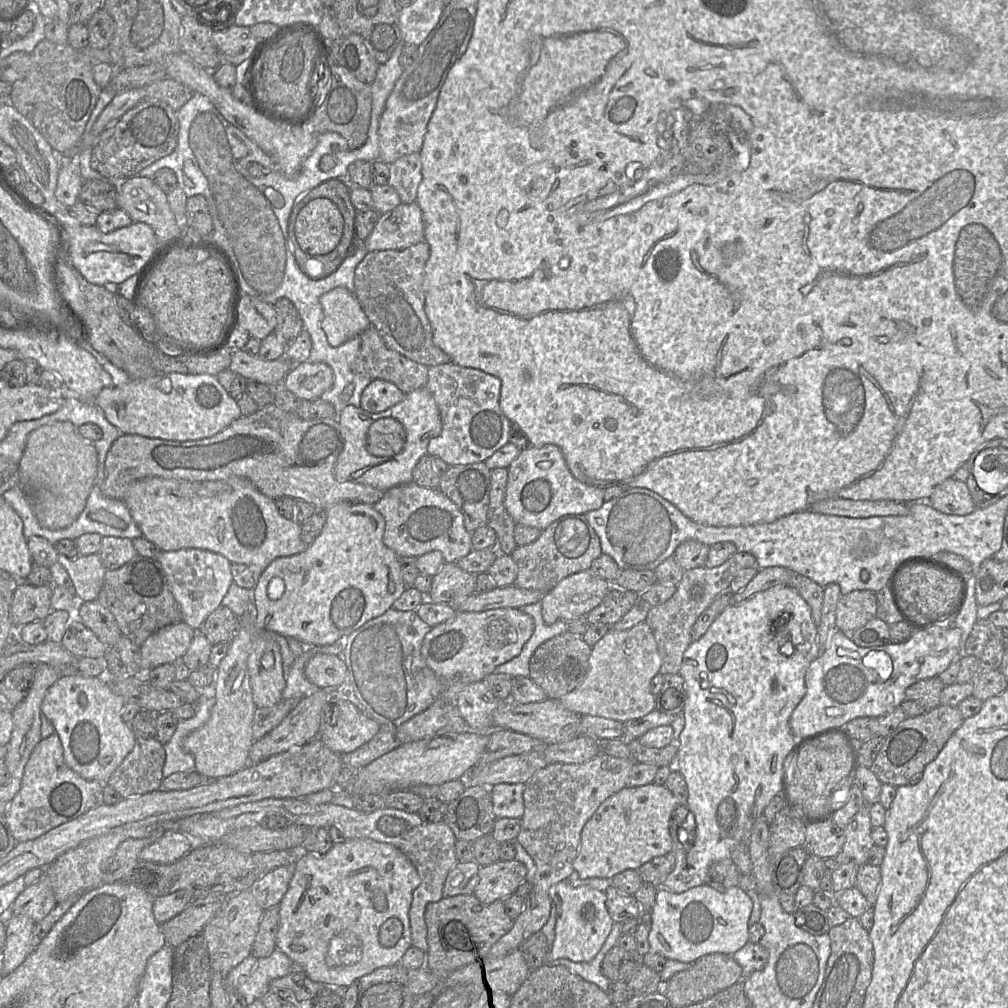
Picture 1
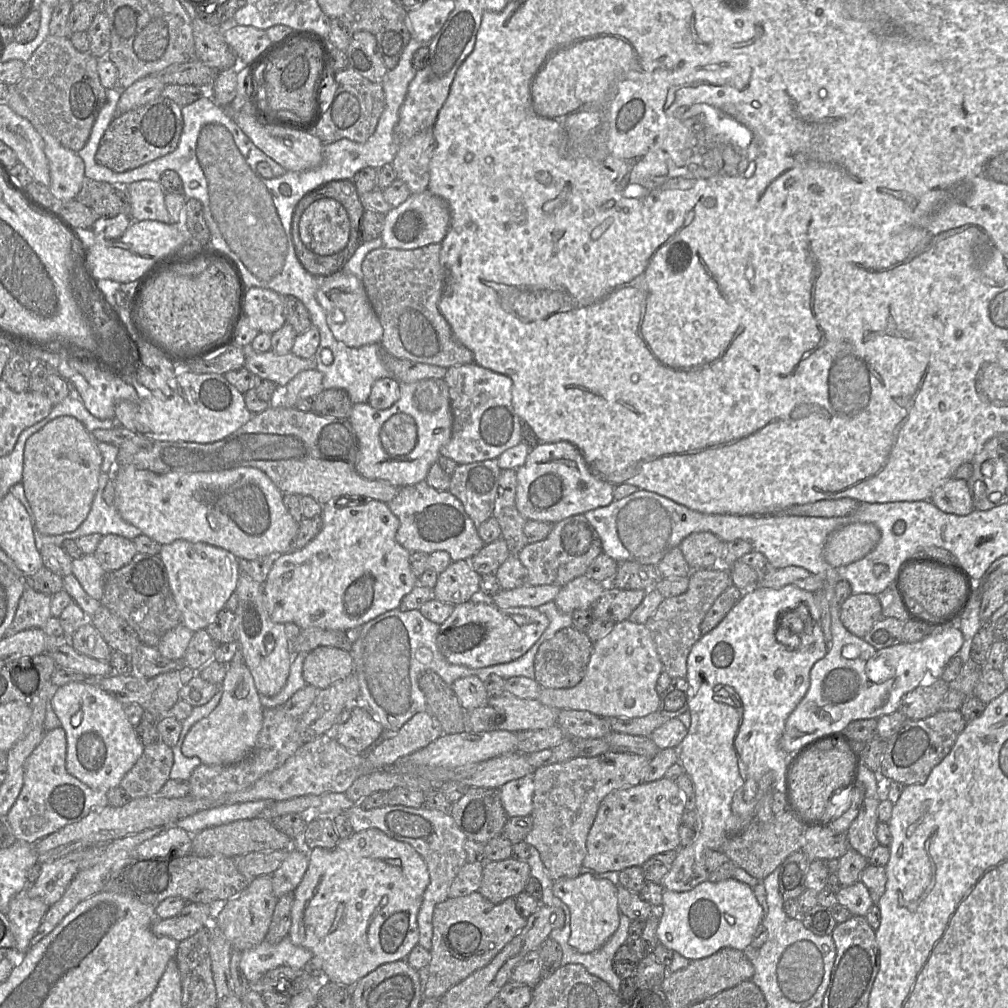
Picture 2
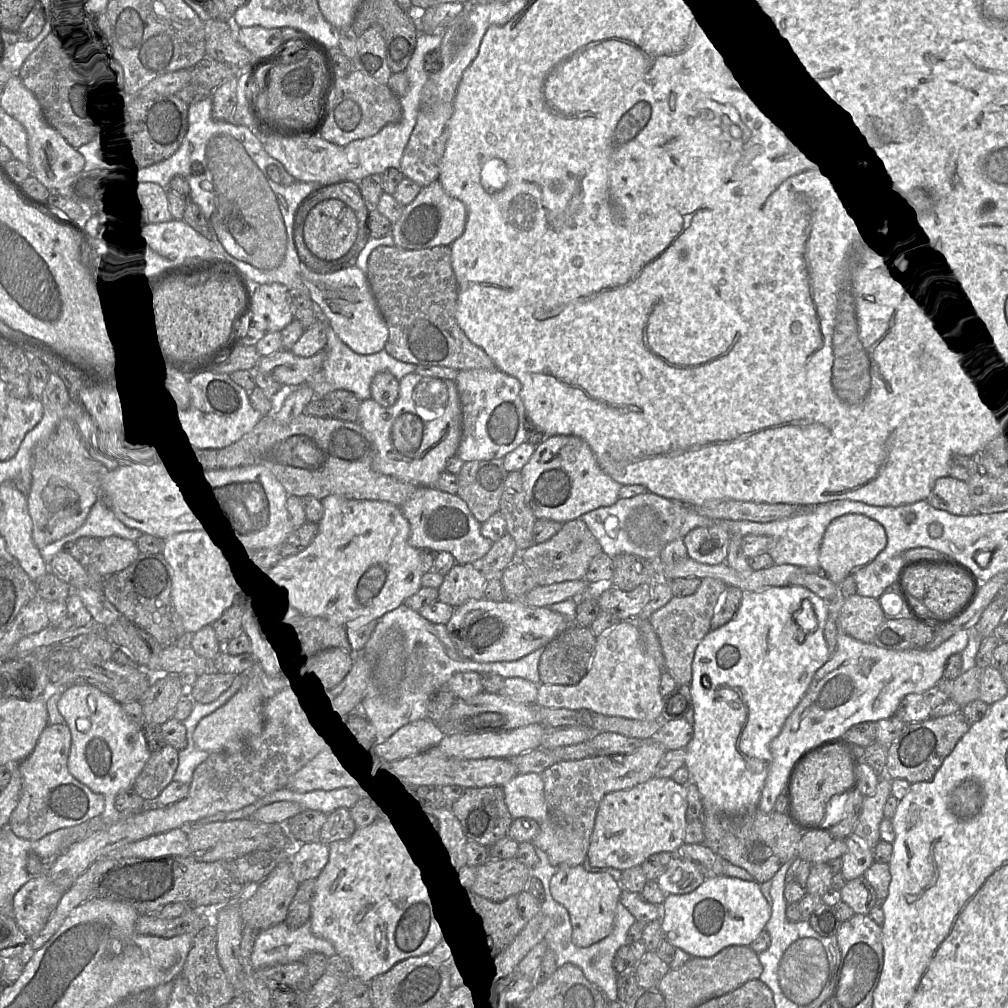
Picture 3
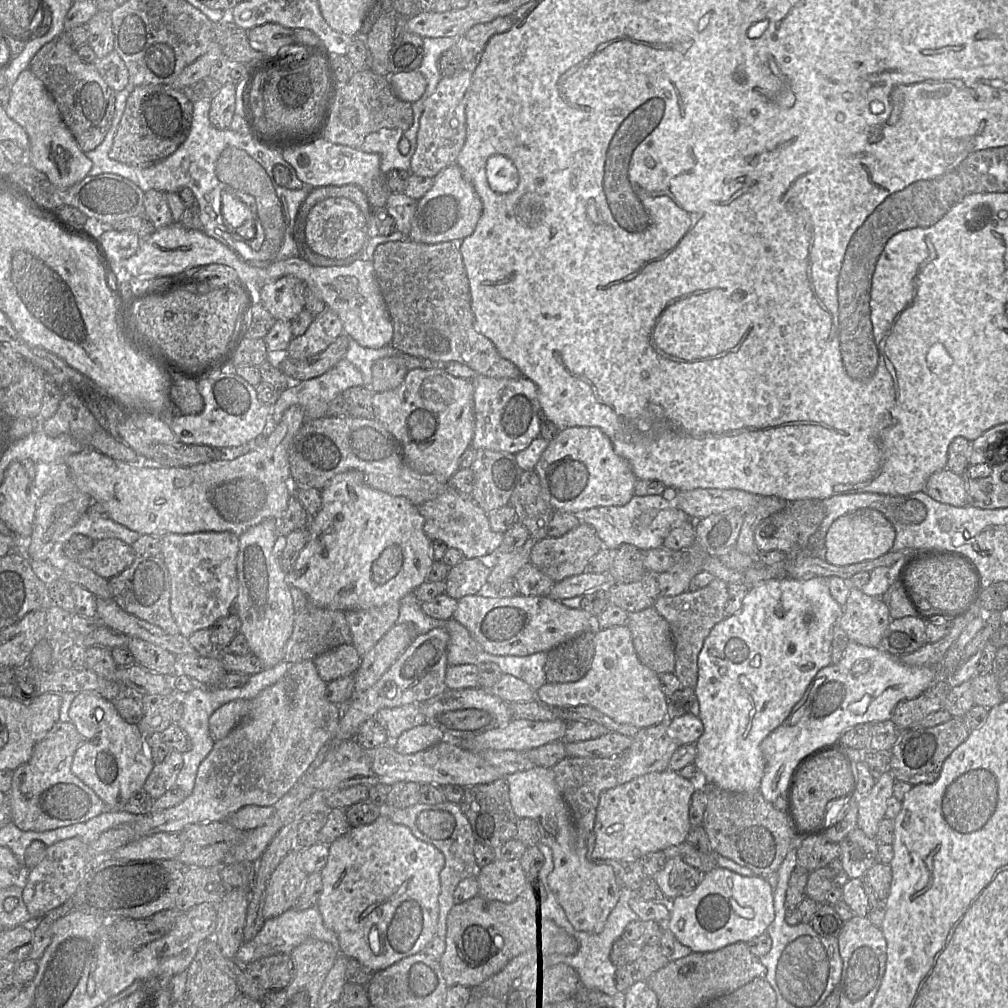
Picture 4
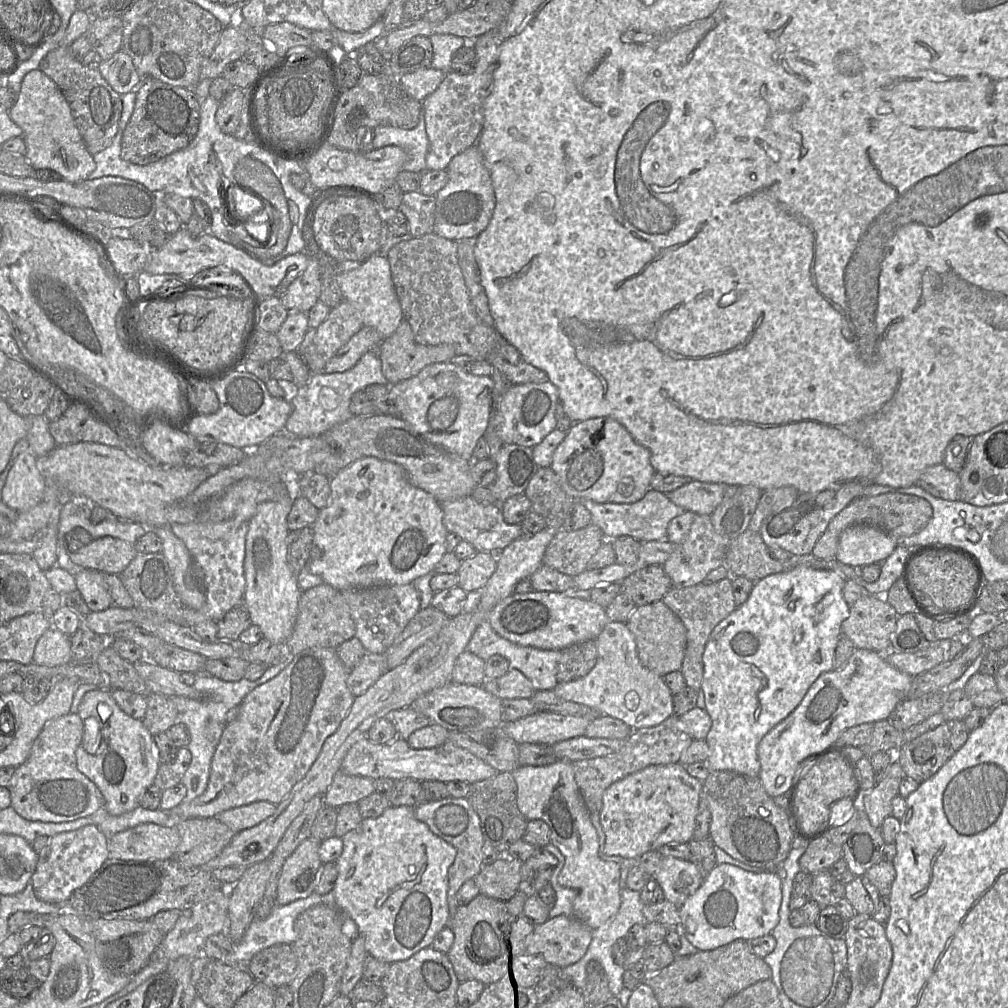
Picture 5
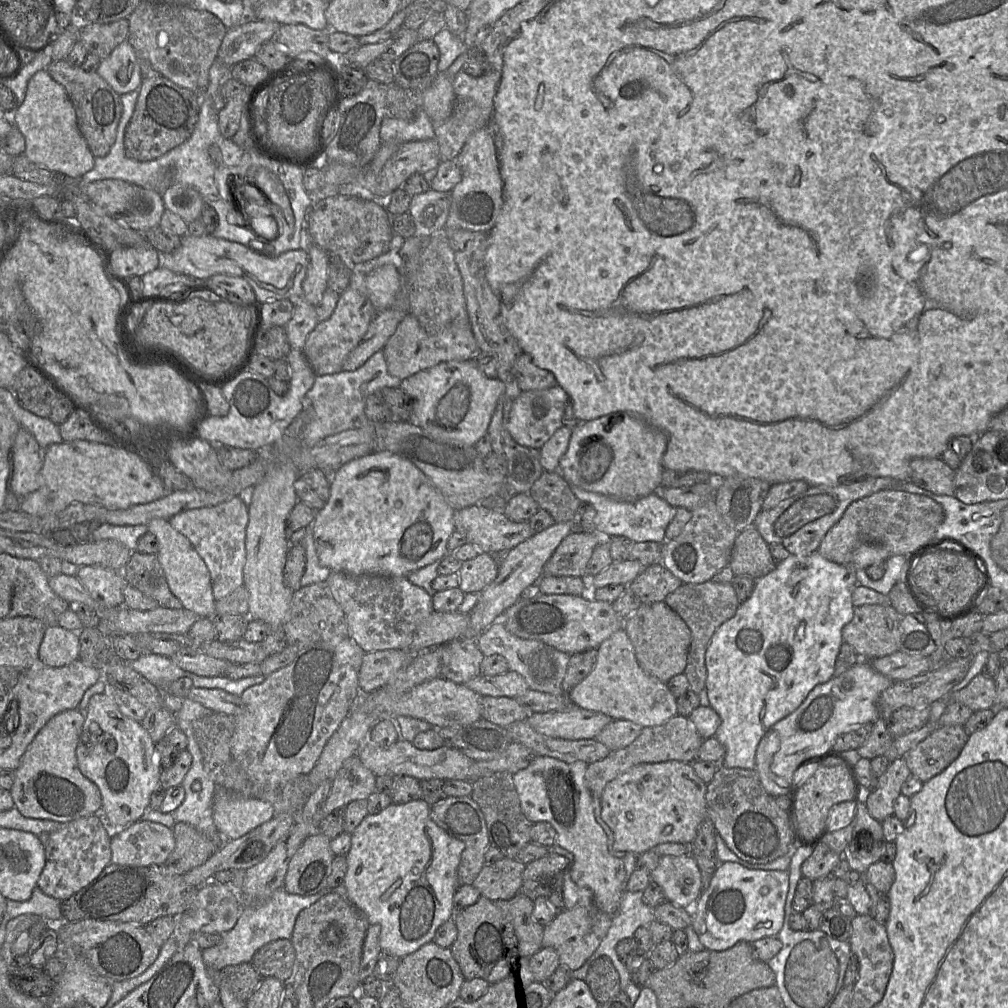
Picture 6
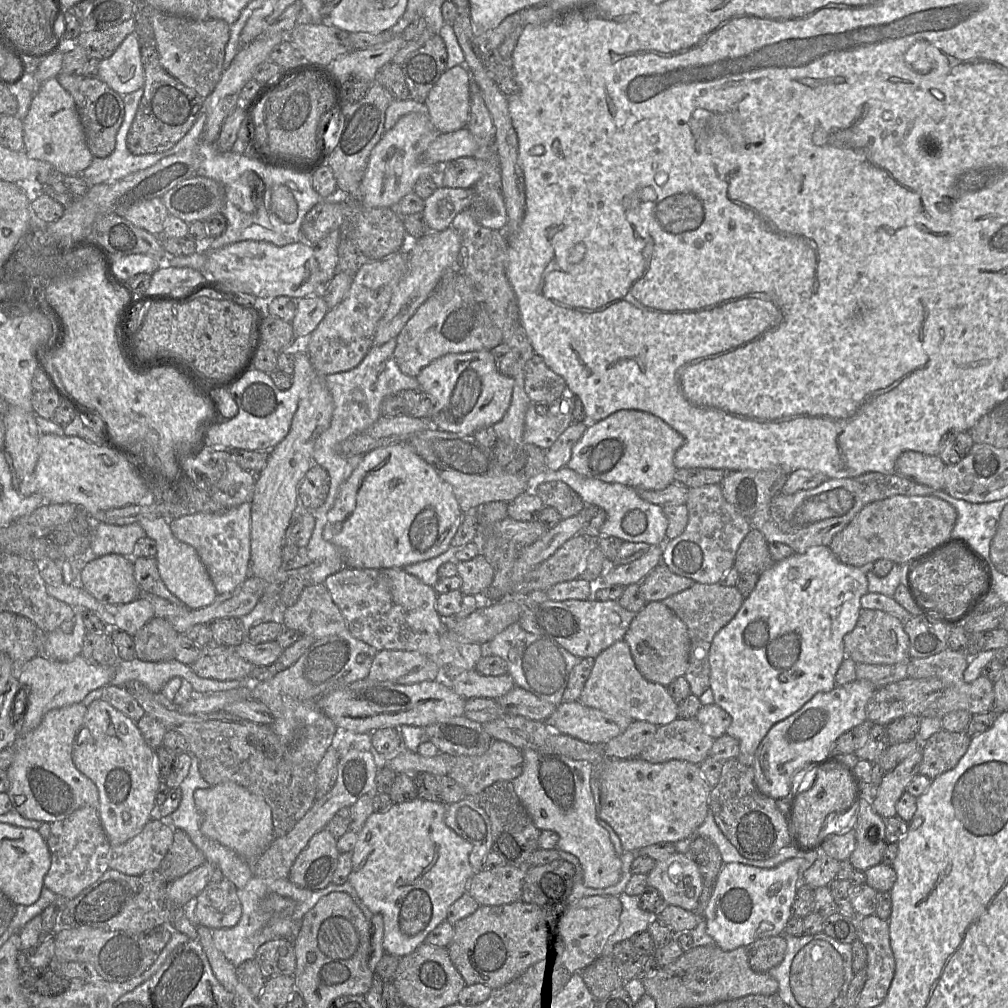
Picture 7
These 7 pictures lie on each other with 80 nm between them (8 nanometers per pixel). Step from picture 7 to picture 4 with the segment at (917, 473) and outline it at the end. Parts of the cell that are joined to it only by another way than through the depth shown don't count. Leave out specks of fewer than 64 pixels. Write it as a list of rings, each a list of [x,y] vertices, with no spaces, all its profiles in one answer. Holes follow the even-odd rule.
[[[947,468],[930,475],[924,492],[940,503],[955,507],[968,505],[966,484],[962,475],[955,474]]]

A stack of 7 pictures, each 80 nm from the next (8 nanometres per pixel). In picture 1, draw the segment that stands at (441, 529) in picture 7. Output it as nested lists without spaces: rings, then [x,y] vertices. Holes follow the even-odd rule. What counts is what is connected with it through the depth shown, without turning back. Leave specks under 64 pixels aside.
[[[341,502],[328,508],[321,533],[305,551],[277,558],[263,571],[252,590],[256,627],[293,637],[307,647],[321,647],[345,641],[366,622],[383,615],[407,589],[399,557],[383,542],[384,531],[385,519],[371,504]]]

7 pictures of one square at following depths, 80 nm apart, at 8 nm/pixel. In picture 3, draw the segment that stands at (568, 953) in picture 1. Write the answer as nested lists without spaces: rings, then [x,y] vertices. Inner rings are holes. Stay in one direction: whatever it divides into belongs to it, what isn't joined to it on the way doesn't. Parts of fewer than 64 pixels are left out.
[[[562,864],[550,881],[552,897],[569,913],[572,942],[578,947],[589,947],[611,934],[622,892],[620,882],[613,876],[608,873],[590,872],[583,865]]]

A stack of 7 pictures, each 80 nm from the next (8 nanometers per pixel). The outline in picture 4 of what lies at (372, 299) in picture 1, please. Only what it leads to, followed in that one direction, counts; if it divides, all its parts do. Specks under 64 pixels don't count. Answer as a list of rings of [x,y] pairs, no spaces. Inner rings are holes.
[[[407,239],[376,247],[372,262],[393,323],[390,345],[402,353],[432,363],[459,362],[483,376],[521,377],[519,368],[502,357],[493,342],[475,328],[460,242],[425,244]]]

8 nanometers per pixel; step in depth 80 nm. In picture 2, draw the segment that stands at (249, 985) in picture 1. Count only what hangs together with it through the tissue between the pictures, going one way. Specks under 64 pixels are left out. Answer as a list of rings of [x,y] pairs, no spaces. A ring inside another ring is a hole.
[[[286,936],[277,944],[270,944],[263,940],[244,951],[239,967],[246,980],[253,986],[272,969],[279,966],[302,969],[307,967],[312,958],[311,951],[293,944]]]

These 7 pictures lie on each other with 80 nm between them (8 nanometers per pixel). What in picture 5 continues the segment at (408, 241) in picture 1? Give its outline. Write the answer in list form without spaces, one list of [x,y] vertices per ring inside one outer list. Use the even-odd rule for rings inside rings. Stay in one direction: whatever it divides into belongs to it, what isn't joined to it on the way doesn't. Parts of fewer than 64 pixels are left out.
[[[474,144],[455,156],[445,171],[447,183],[435,196],[433,233],[453,241],[477,237],[487,228],[495,209],[493,184],[483,155]]]

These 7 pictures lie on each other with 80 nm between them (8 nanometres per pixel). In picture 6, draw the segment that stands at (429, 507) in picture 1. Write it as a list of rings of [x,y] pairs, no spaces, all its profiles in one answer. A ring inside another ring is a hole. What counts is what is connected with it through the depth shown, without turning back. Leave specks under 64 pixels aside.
[[[480,505],[455,510],[453,522],[455,531],[463,533],[467,543],[493,555],[502,555],[534,535],[527,521],[510,521],[503,512]]]

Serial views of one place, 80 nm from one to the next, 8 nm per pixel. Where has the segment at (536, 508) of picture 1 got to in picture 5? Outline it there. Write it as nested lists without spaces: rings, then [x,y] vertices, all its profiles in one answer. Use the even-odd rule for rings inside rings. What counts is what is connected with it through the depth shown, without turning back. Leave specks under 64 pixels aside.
[[[599,417],[574,422],[571,428],[567,431],[565,439],[555,449],[550,468],[558,477],[561,488],[574,501],[587,499],[597,503],[633,503],[641,500],[645,496],[645,494],[651,489],[650,482],[655,474],[655,470],[651,464],[650,456],[650,451],[646,447],[638,444],[622,424],[611,417]]]

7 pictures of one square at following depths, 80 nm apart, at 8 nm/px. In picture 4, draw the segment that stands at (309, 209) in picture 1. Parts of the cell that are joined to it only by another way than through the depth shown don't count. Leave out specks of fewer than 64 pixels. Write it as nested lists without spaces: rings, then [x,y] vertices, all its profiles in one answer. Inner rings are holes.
[[[344,197],[328,198],[315,205],[307,217],[305,236],[313,252],[332,259],[360,252],[369,239],[366,217],[354,202]]]

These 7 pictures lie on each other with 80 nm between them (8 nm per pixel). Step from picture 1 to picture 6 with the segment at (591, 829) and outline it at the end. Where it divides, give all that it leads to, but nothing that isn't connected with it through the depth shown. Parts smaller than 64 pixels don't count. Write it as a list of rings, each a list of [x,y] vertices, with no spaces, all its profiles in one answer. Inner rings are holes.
[[[689,762],[646,763],[628,769],[606,785],[600,798],[601,818],[614,835],[613,850],[640,855],[662,843],[691,844],[700,823],[707,817],[706,790],[707,784],[696,775]]]

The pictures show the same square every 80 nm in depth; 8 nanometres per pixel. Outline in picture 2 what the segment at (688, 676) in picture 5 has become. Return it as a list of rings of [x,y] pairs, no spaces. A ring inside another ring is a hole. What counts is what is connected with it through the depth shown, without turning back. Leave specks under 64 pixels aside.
[[[712,567],[692,570],[688,590],[678,596],[665,598],[647,620],[664,671],[672,678],[686,678],[687,659],[694,644],[703,636],[701,624],[717,598],[733,584],[731,567]]]

